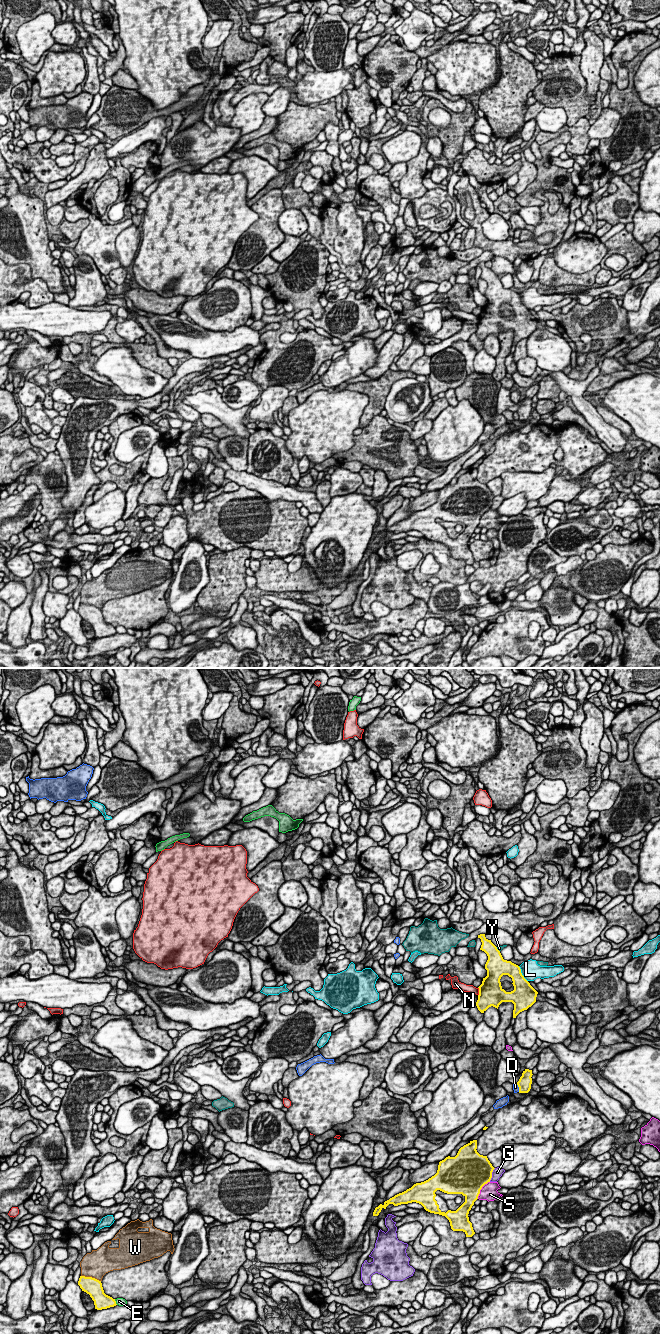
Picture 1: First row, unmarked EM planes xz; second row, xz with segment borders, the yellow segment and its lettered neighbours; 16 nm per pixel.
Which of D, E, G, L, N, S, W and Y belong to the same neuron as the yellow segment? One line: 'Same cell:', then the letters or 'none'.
Same cell: none

